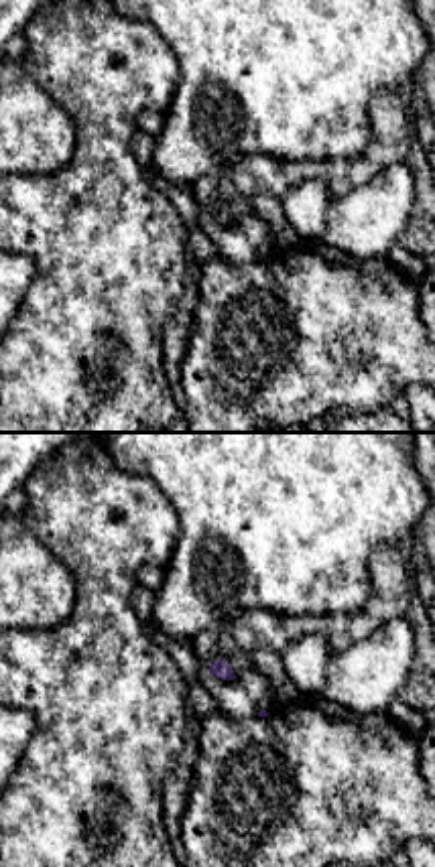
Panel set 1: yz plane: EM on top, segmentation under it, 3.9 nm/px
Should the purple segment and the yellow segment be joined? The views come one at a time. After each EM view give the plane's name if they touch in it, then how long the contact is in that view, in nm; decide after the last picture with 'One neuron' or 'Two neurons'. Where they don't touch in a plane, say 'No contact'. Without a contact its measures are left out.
No contact

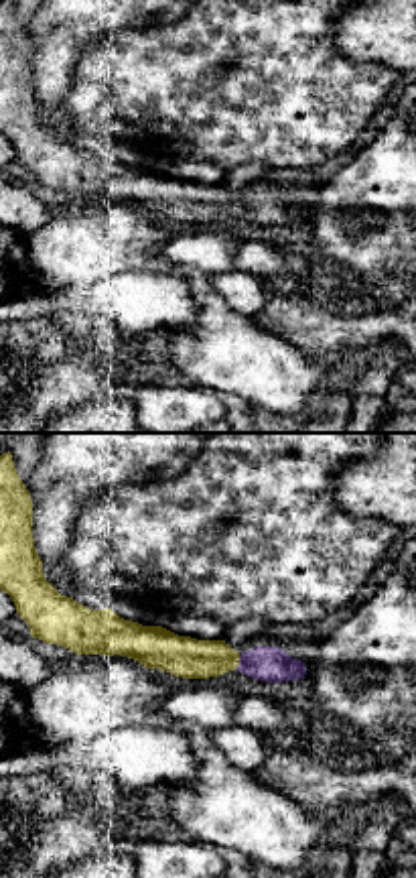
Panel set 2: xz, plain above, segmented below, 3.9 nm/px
Touches purple in xz. Shared border 60 nm

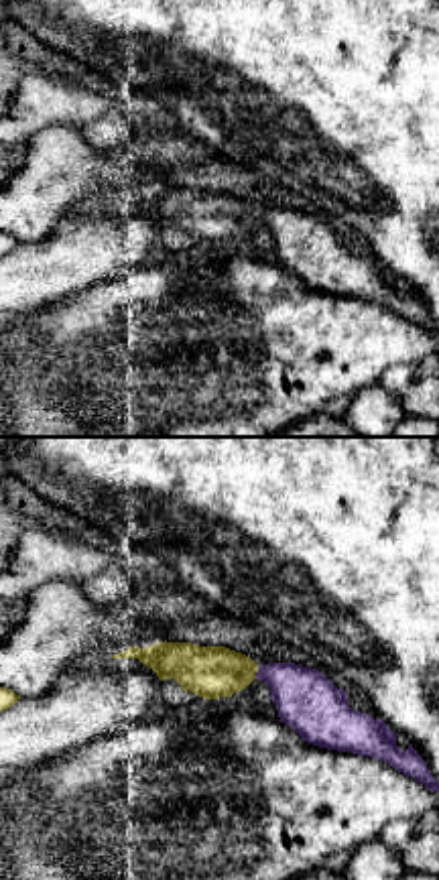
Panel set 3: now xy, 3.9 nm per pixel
Touches purple in xy. Shared border 50 nm

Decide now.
One neuron

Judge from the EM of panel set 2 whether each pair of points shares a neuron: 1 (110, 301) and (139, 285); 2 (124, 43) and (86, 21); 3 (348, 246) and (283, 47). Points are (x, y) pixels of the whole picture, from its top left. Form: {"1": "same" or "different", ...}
{"1": "same", "2": "different", "3": "different"}

